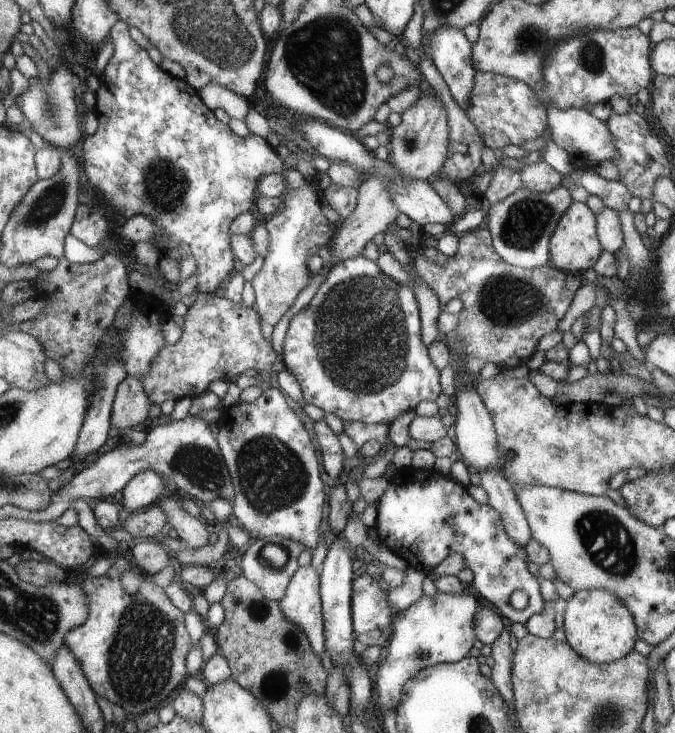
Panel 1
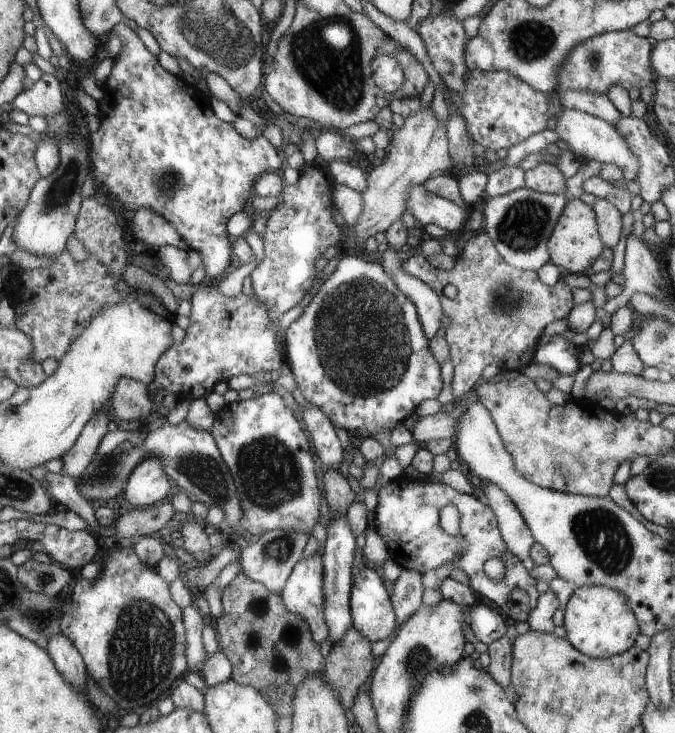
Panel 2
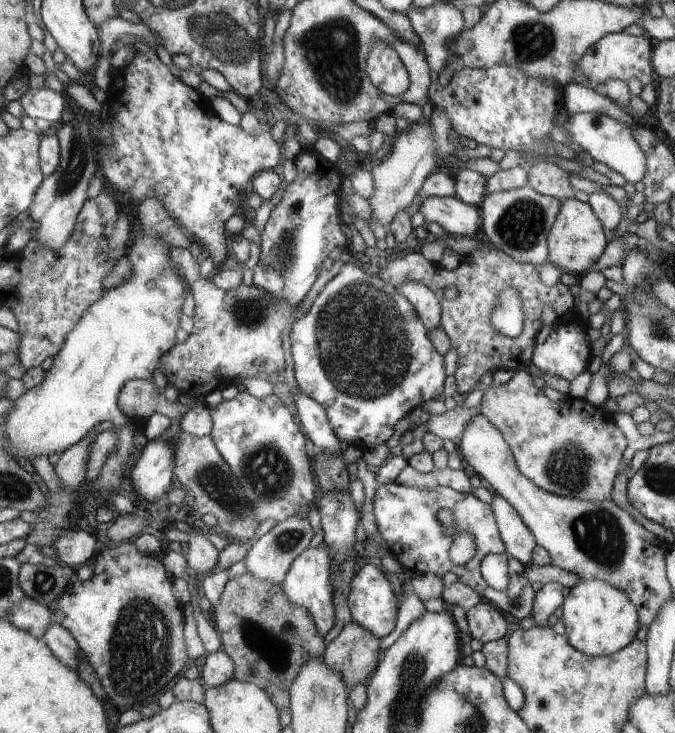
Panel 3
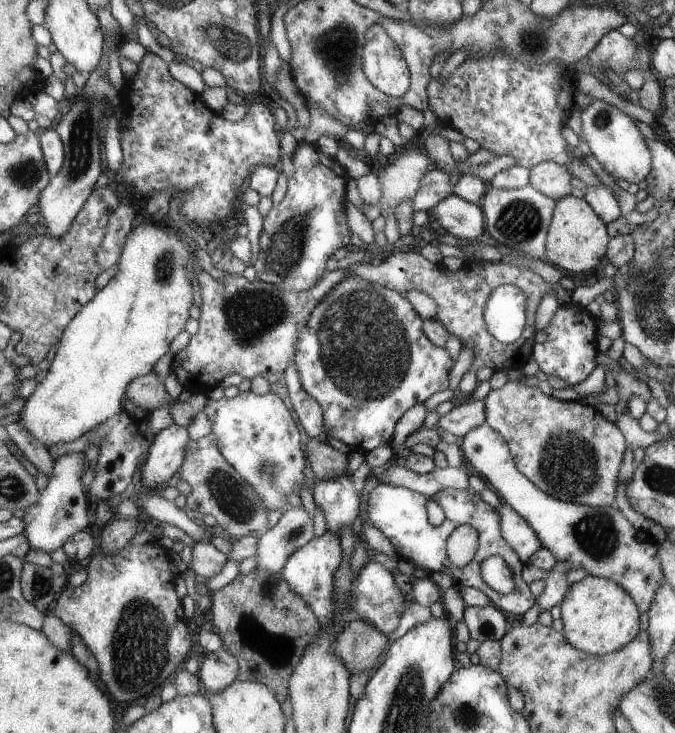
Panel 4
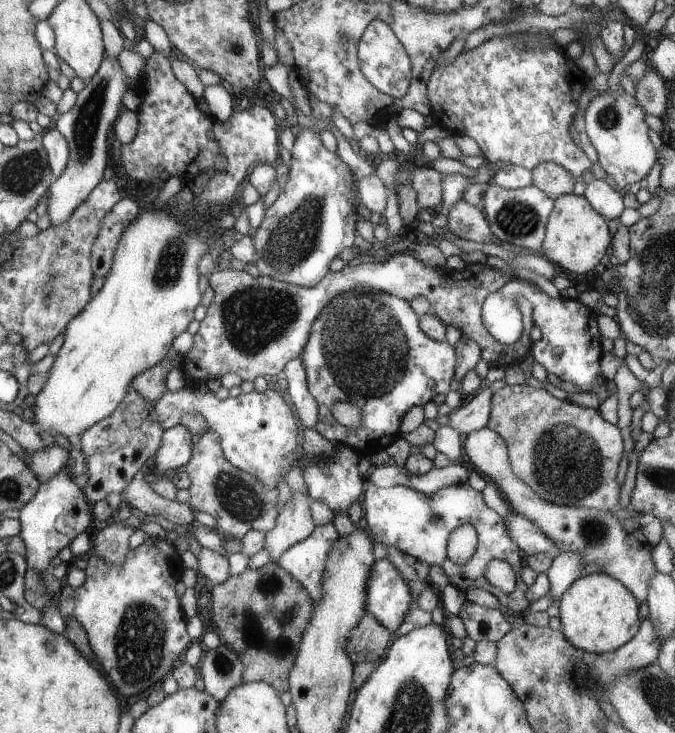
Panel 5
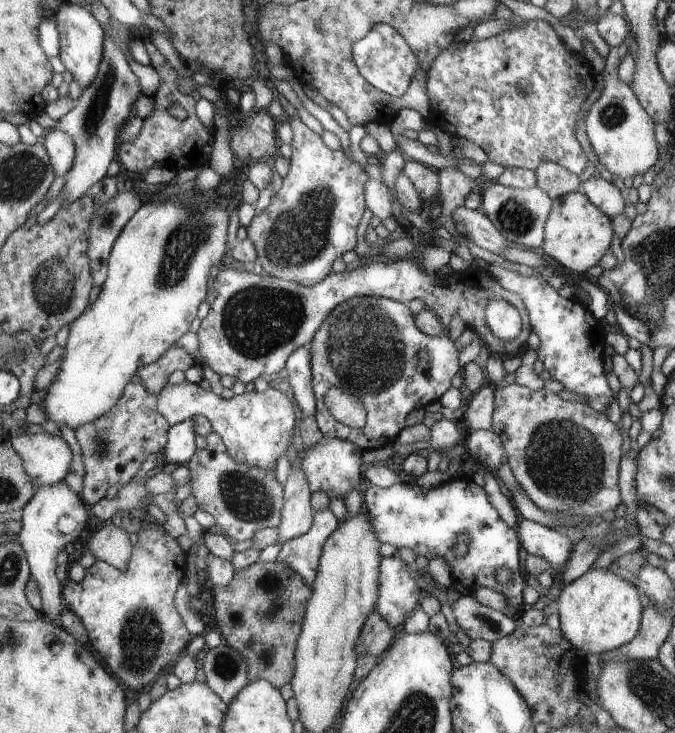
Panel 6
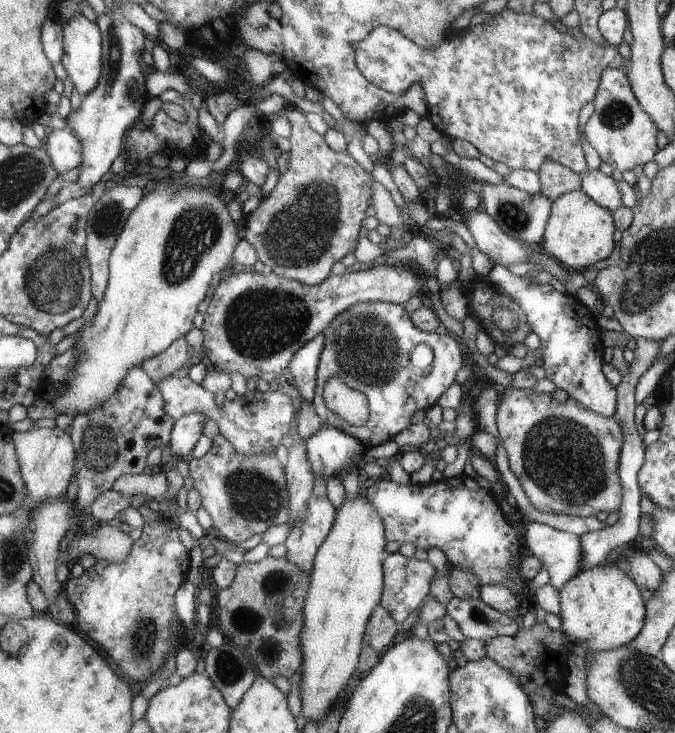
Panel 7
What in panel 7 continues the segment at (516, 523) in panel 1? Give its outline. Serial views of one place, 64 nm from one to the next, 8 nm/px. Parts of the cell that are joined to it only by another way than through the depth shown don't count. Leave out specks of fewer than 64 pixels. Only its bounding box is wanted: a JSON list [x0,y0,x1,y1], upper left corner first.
[522,521,582,591]

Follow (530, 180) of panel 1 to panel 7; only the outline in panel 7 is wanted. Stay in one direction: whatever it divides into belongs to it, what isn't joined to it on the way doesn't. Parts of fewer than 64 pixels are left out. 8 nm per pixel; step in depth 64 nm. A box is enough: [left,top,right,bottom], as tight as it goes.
[537,161,582,203]

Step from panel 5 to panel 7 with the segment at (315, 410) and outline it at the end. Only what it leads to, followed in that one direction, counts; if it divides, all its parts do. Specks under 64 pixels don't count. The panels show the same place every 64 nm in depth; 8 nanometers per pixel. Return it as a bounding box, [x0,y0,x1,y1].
[288,333,326,404]

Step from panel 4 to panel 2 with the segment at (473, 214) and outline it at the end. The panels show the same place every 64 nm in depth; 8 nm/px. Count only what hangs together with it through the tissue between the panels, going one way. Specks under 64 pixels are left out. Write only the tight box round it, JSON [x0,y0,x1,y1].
[406,185,469,235]

